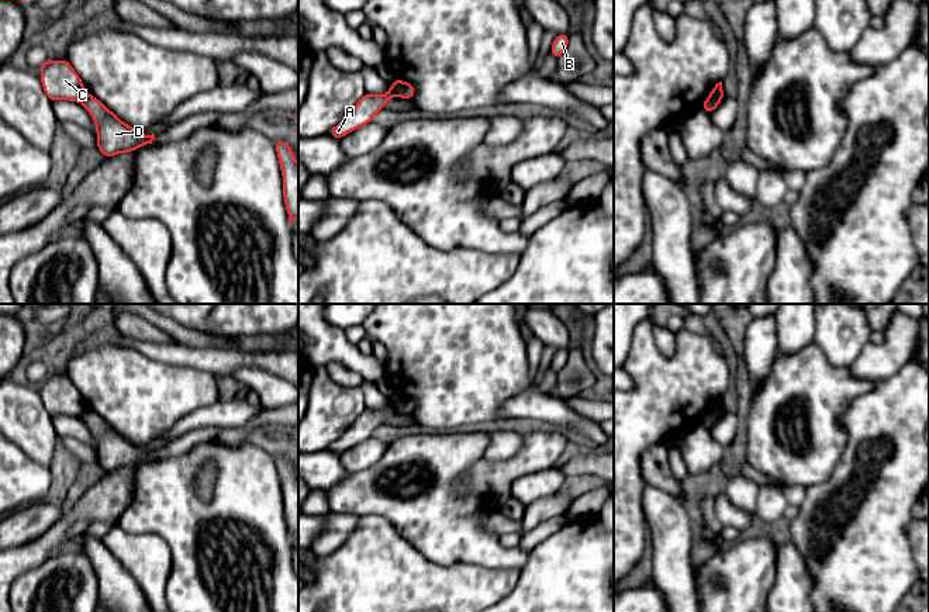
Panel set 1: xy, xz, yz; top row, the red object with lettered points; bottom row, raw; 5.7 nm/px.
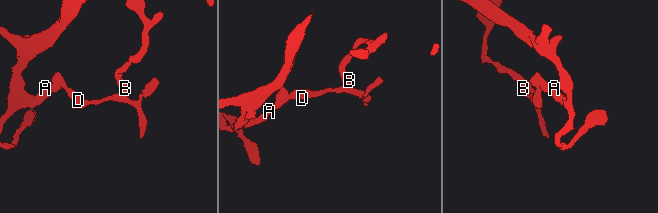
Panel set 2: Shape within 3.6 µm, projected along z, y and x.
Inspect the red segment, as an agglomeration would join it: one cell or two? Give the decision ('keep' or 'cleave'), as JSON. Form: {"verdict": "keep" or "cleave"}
{"verdict": "cleave"}

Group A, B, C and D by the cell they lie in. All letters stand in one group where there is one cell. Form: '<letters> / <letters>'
A C / B D

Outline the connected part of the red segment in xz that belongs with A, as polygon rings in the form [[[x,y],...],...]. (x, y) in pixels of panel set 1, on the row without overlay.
[[[393,401],[386,409],[374,411],[365,408],[349,429],[336,442],[334,442],[328,450],[341,454],[350,446],[369,439],[373,436],[374,429],[383,425],[386,418],[394,411],[397,411],[397,408]]]

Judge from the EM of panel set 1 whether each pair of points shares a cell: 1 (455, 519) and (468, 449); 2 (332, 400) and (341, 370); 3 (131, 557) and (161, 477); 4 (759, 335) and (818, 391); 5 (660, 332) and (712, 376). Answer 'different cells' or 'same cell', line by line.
1: same cell
2: different cells
3: different cells
4: different cells
5: different cells

